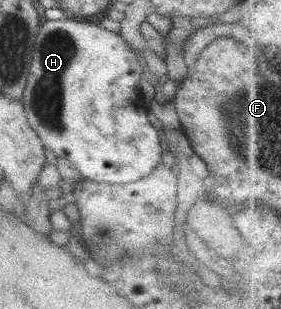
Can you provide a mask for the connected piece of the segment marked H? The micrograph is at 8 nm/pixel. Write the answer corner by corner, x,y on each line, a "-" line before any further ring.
43,18
33,40
31,64
22,103
28,126
58,158
67,158
82,178
97,183
125,184
151,173
161,163
161,132
147,120
147,103
138,86
143,63
119,34
93,22

